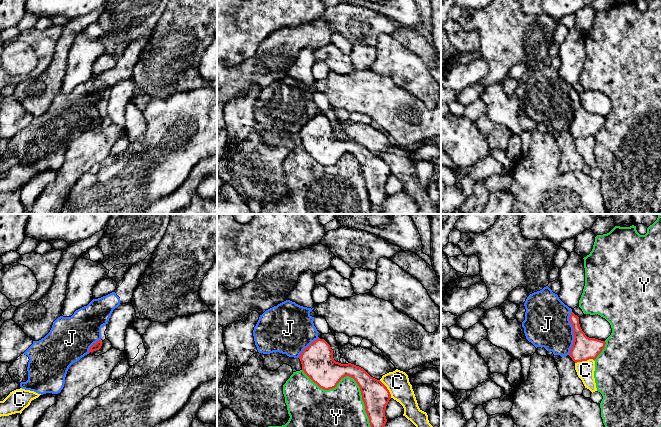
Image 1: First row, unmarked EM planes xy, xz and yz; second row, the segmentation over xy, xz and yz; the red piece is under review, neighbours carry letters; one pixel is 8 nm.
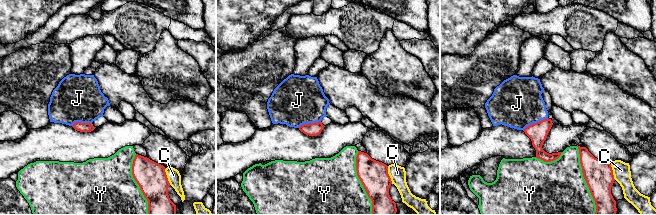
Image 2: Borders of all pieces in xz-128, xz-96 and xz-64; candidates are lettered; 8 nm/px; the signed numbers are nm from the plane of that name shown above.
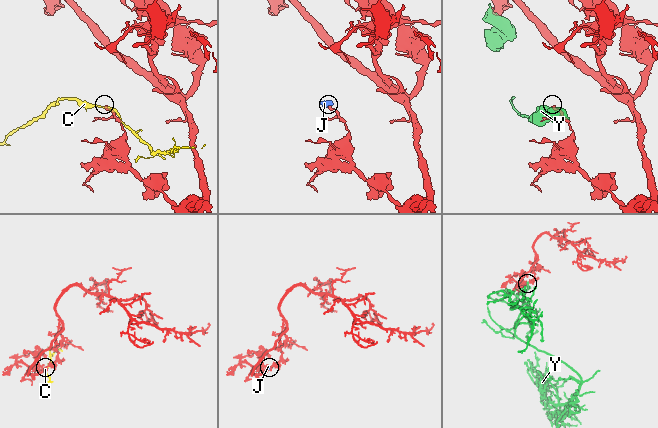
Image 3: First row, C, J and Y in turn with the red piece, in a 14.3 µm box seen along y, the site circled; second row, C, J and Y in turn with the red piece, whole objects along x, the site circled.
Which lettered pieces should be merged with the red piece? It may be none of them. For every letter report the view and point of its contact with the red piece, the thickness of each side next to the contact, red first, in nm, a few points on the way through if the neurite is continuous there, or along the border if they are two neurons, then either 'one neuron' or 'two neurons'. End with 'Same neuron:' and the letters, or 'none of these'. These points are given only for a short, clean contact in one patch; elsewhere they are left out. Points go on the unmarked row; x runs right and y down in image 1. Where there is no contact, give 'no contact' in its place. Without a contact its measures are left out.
C: meets red in yz at (584, 136); 190 nm thick on the red side, 140 nm on the other; two neurons
J: meets red in yz at (573, 109); 190 nm thick on the red side, 360 nm on the other; border along yz (572, 88), (569, 97), (572, 102), (573, 120), (568, 130); two neurons
Y: meets red in xz at (356, 158); 240 nm thick on the red side, 360 nm on the other; two neurons
Same neuron: none of these

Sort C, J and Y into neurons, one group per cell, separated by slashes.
C / J / Y

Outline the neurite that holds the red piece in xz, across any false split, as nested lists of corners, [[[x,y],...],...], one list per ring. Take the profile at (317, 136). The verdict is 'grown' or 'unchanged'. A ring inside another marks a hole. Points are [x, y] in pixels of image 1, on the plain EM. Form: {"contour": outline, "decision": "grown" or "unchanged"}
{"contour": [[[318,114],[312,118],[299,135],[304,149],[324,166],[335,164],[346,152],[353,154],[360,163],[371,202],[371,214],[382,214],[383,203],[387,198],[385,186],[391,170],[380,156],[371,153],[359,142],[336,138],[333,126],[324,115]]], "decision": "unchanged"}

